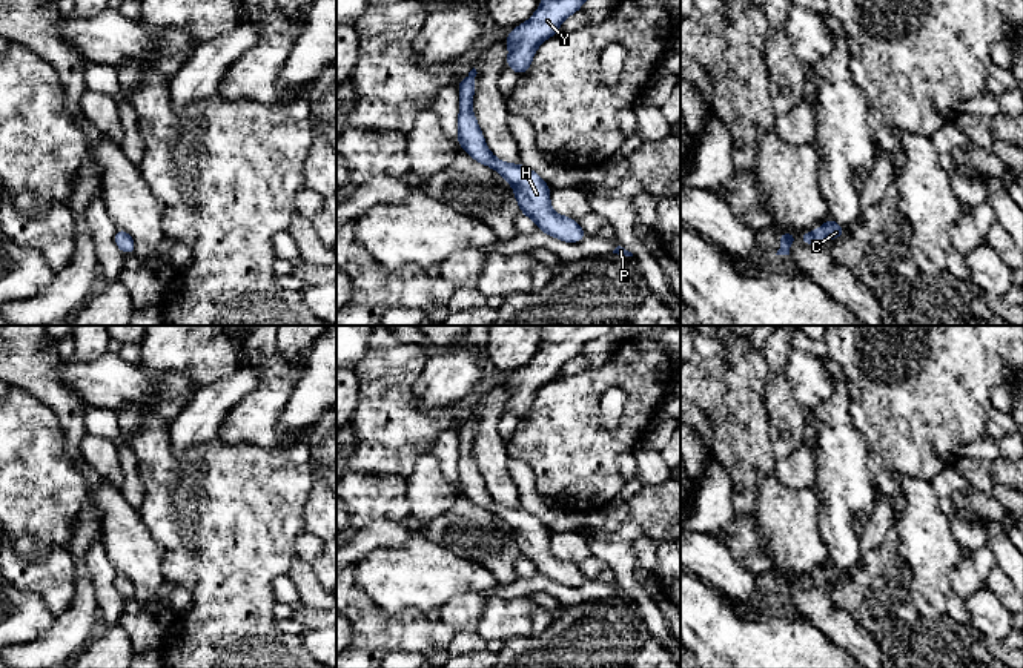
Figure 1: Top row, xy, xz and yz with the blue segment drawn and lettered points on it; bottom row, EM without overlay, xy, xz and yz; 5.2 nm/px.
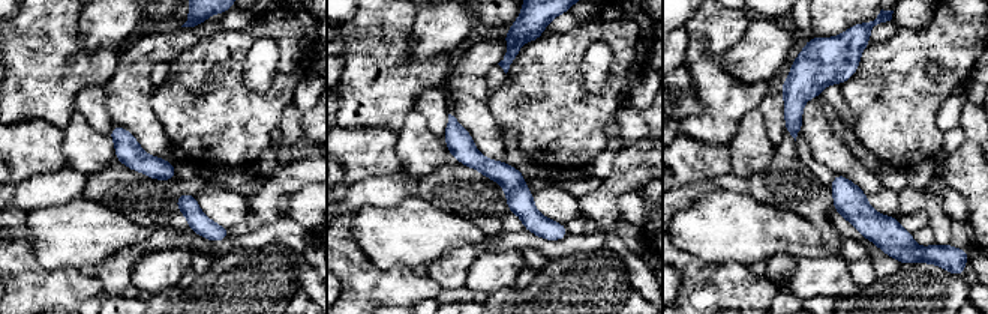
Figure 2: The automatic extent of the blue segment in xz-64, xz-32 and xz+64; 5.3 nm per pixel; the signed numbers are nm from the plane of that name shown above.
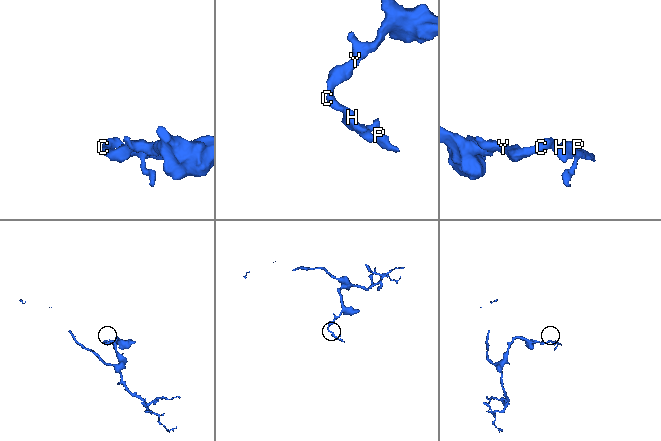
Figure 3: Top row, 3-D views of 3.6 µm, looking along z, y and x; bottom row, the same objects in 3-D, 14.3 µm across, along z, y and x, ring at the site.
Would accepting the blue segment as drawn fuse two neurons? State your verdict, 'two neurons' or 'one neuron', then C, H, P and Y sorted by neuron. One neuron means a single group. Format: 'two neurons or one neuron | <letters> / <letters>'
one neuron | C H P Y

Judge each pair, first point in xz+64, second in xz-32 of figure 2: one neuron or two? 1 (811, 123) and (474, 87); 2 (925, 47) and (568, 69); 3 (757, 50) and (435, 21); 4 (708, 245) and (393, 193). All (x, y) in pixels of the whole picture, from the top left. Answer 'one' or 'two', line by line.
1: one
2: one
3: one
4: two

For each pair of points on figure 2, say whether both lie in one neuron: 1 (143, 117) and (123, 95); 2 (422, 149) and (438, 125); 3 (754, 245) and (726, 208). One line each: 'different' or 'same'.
1: same
2: different
3: same

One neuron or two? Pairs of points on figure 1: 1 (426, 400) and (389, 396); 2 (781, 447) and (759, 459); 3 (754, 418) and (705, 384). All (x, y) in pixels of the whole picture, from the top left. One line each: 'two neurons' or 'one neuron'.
1: two neurons
2: two neurons
3: one neuron

